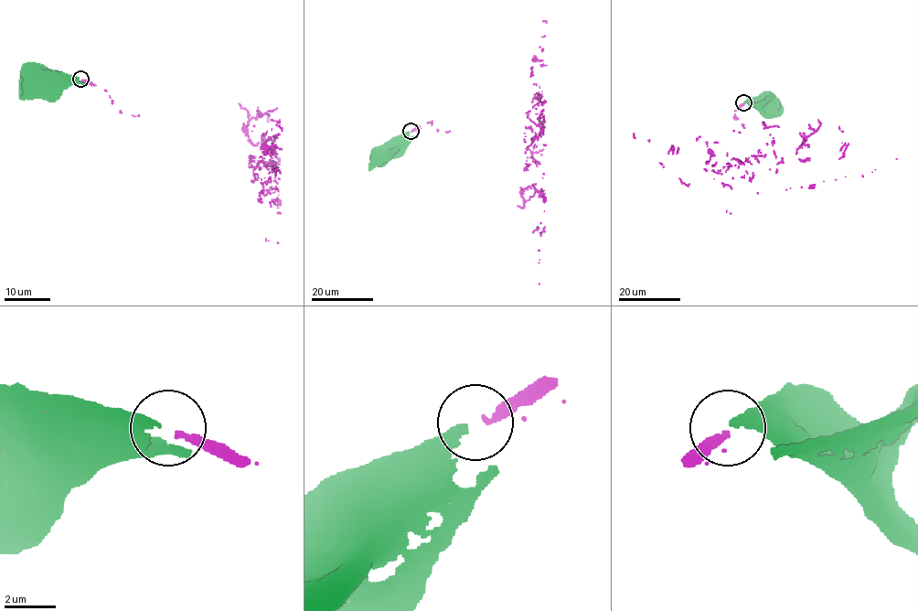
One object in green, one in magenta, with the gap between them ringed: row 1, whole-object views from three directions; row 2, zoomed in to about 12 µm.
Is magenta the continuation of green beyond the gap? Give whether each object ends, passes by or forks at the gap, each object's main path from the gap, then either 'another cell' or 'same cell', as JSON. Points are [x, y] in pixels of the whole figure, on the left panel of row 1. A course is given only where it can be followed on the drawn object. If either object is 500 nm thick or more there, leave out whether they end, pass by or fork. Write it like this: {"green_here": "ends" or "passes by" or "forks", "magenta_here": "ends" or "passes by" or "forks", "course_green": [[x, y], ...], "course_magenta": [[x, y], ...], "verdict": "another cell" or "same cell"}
{"green_here": "ends", "magenta_here": "ends", "course_green": [[79, 79], [47, 80], [37, 77]], "course_magenta": [[82, 80], [258, 107], [262, 182], [276, 124]], "verdict": "same cell"}

